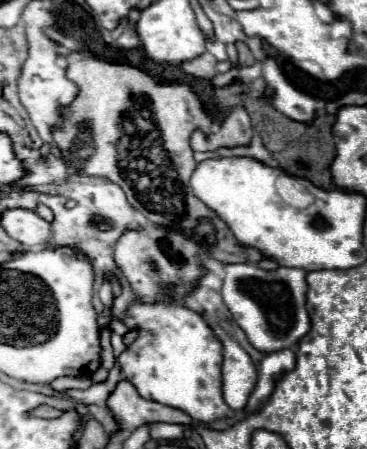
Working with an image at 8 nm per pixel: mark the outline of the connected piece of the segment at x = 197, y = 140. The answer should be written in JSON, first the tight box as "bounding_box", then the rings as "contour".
{"bounding_box":[190,107,254,151],"contour":[[[236,107],[232,113],[228,113],[218,133],[204,135],[200,129],[196,129],[190,137],[190,145],[194,151],[214,151],[224,145],[246,145],[250,143],[252,135],[254,131],[248,111],[244,107]]]}

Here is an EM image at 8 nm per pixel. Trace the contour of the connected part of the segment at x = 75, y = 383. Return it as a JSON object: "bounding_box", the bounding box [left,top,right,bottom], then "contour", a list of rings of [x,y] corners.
{"bounding_box":[52,377,90,391],"contour":[[[58,377],[58,379],[52,381],[52,387],[56,391],[64,391],[64,389],[88,389],[88,383],[90,383],[88,377],[84,377],[84,379],[80,379],[80,377]]]}

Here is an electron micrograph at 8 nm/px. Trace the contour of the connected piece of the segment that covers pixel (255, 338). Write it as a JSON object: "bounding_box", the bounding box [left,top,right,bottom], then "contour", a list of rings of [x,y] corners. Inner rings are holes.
{"bounding_box":[222,263,310,353],"contour":[[[230,263],[224,265],[224,271],[226,271],[226,279],[222,285],[224,303],[228,305],[234,321],[248,335],[248,341],[258,351],[274,353],[278,349],[296,347],[296,343],[310,331],[308,311],[304,307],[304,291],[308,291],[308,285],[304,283],[306,275],[304,269],[278,267],[276,271],[272,271],[274,277],[270,277],[272,273],[256,267],[254,263],[236,263],[236,265]],[[276,285],[282,285],[282,291],[276,291]]]}

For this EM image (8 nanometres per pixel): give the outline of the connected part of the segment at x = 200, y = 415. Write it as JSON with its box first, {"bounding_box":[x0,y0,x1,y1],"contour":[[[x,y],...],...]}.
{"bounding_box":[118,301,234,423],"contour":[[[134,301],[124,315],[124,323],[128,327],[140,327],[140,337],[126,347],[126,351],[118,357],[122,365],[124,377],[138,389],[138,393],[146,399],[152,399],[156,403],[174,407],[190,415],[198,423],[210,423],[214,419],[226,419],[232,417],[234,411],[226,405],[222,397],[222,343],[212,335],[210,323],[196,311],[184,307],[184,305],[172,305],[172,303],[138,303]]]}

